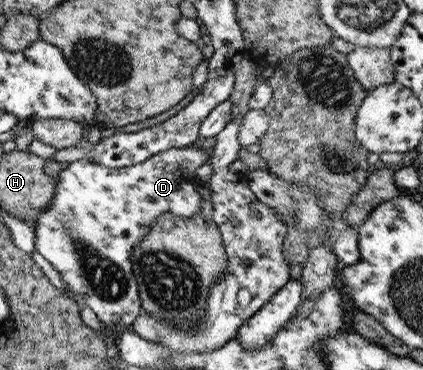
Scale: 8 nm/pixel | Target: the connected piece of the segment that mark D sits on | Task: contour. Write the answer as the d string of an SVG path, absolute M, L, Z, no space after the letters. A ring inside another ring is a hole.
M193 143L157 152L141 163L125 167L103 167L84 158L69 162L65 169L59 170L57 187L49 205L35 216L31 225L34 250L51 263L67 291L81 297L103 325L128 326L142 311L132 272L131 252L150 231L156 217L171 213L185 219L200 212L201 196L197 192L200 183L195 178L195 169L208 163L209 158L198 143Z

